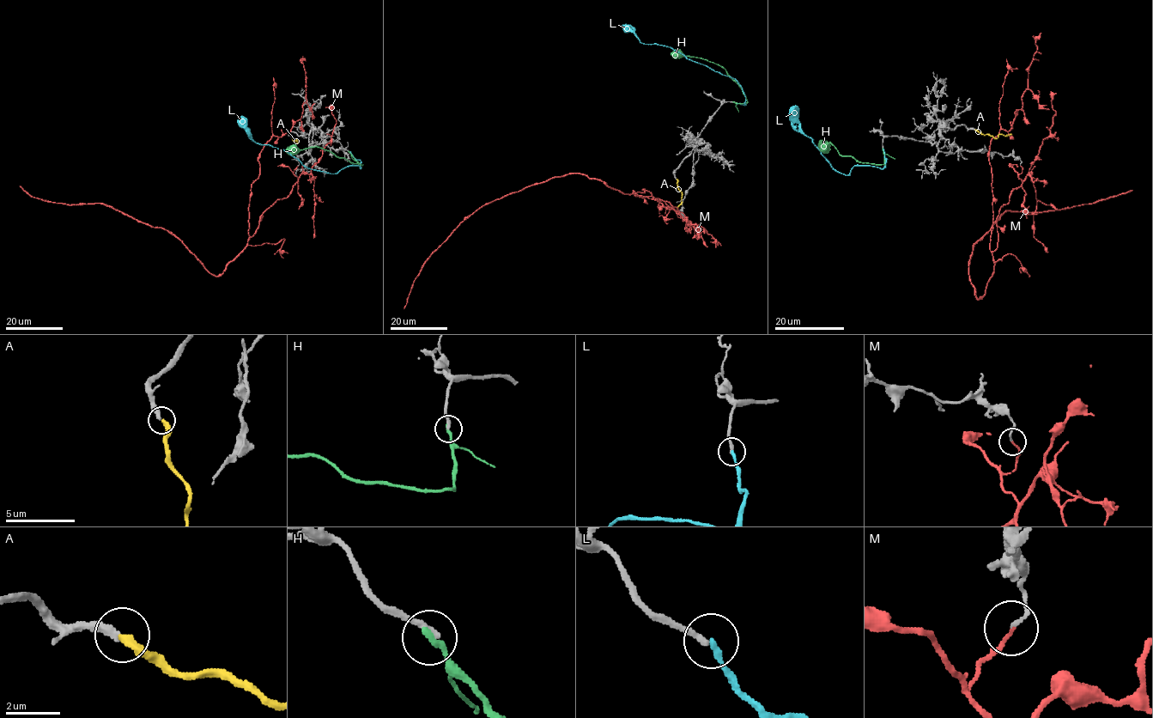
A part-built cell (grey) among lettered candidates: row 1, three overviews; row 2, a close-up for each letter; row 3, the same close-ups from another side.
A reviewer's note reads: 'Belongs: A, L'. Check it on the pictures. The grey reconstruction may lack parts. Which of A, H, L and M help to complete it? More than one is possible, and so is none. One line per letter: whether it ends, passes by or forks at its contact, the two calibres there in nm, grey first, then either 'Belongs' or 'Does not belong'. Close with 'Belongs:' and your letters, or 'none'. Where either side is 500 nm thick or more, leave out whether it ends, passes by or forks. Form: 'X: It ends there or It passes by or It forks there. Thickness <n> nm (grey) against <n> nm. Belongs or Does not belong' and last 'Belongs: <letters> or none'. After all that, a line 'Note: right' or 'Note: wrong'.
A: It ends there. Thickness 320 nm (grey) against 300 nm. Belongs
H: It ends there. Thickness 260 nm (grey) against 240 nm. Does not belong
L: It ends there. Thickness 240 nm (grey) against 220 nm. Belongs
M: It ends there. Thickness 130 nm (grey) against 110 nm. Does not belong
Belongs: A, L
Note: right

